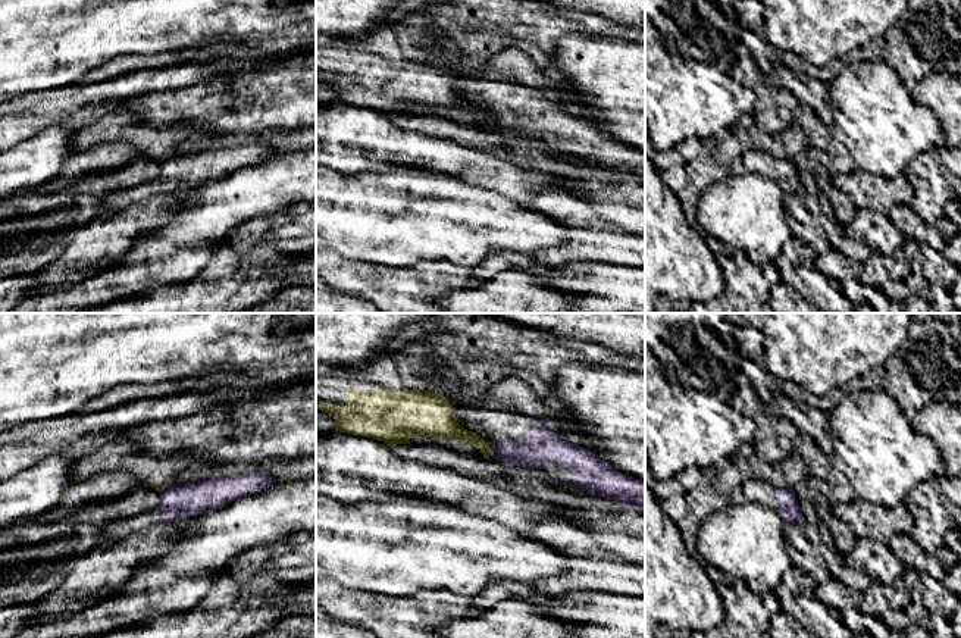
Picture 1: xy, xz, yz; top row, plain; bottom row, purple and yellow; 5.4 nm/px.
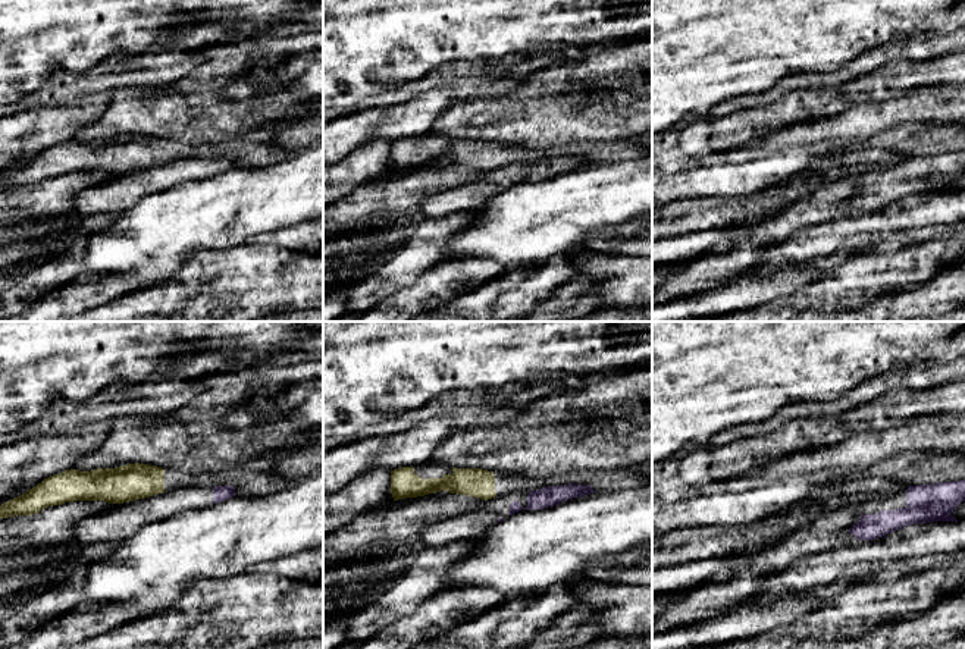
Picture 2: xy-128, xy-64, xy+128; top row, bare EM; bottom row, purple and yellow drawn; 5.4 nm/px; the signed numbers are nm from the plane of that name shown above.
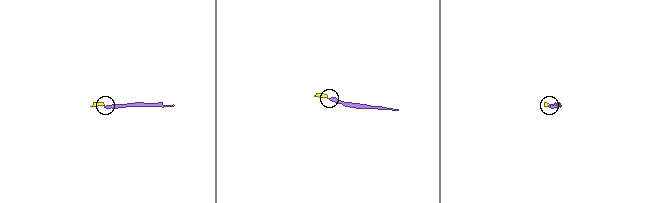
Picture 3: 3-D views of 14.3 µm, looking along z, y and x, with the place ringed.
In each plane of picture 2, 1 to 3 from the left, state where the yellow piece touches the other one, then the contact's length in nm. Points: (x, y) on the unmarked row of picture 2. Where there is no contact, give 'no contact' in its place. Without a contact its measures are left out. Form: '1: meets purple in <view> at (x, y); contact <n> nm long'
1: no contact
2: no contact
3: no contact

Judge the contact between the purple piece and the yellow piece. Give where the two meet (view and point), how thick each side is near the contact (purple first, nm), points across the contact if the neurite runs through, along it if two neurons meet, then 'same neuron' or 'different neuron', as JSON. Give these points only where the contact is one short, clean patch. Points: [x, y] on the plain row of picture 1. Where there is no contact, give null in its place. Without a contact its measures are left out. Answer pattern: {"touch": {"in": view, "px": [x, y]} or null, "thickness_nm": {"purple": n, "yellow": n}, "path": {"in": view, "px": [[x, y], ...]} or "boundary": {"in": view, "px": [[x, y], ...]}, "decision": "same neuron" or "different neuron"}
{"touch": {"in": "xz", "px": [494, 124]}, "thickness_nm": {"purple": 200, "yellow": 90}, "boundary": {"in": "xz", "px": [[492, 121], [494, 125]]}, "decision": "different neuron"}

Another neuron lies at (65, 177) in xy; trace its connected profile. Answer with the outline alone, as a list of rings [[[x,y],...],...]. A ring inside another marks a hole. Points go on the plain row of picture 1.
[[[104,143],[65,159],[60,173],[40,185],[38,193],[56,193],[72,184],[78,176],[115,171],[126,163],[144,157],[134,143]]]

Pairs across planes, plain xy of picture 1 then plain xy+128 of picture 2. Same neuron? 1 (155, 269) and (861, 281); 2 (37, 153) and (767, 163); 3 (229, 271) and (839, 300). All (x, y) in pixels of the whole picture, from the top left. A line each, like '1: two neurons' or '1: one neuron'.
1: one neuron
2: one neuron
3: two neurons

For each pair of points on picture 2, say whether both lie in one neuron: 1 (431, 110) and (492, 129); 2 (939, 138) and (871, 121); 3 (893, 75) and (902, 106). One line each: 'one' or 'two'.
1: two
2: two
3: two

